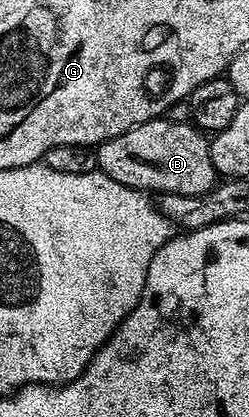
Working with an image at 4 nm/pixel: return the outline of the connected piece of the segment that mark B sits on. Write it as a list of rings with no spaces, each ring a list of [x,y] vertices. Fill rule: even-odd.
[[[168,117],[150,119],[97,144],[96,154],[99,171],[143,193],[206,194],[220,179],[212,165],[210,139],[190,123],[174,123]]]

